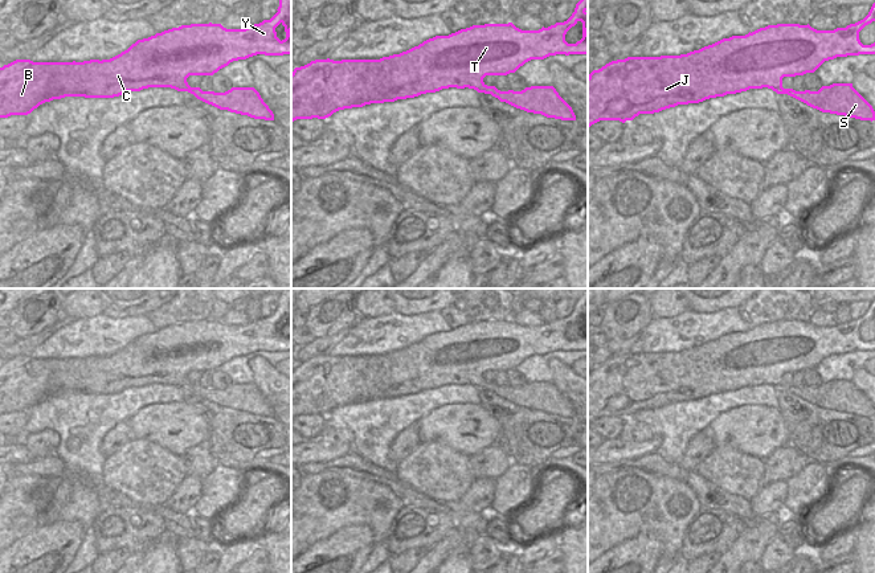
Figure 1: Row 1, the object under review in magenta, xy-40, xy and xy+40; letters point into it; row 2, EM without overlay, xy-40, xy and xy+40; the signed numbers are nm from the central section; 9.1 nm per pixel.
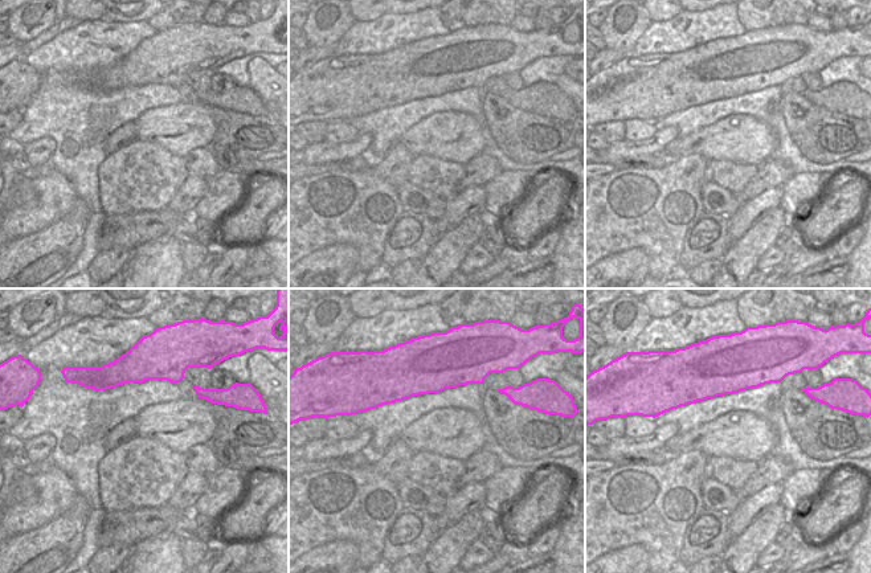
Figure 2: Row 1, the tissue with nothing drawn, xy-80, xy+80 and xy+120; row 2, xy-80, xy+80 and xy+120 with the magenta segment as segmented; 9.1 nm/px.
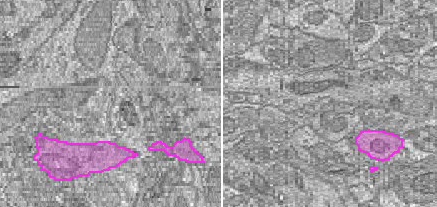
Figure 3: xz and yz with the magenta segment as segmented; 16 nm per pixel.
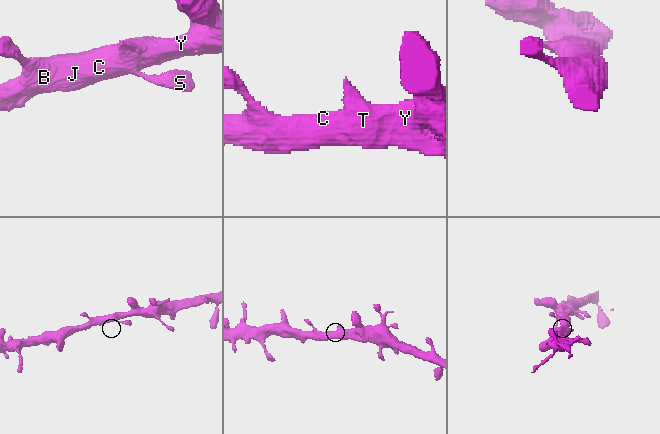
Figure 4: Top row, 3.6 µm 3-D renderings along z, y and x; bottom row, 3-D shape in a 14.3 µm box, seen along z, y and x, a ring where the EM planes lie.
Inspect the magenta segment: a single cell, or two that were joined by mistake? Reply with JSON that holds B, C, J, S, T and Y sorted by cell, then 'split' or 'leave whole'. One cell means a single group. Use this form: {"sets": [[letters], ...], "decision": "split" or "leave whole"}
{"sets": [["B", "C", "J", "S", "T", "Y"]], "decision": "leave whole"}

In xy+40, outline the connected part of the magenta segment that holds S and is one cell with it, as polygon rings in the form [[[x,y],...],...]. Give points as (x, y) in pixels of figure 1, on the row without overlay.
[[[875,299],[863,316],[834,327],[817,327],[809,320],[777,320],[760,324],[745,332],[723,335],[712,341],[687,351],[627,353],[625,356],[612,357],[601,365],[593,367],[588,373],[588,425],[600,417],[620,417],[625,419],[626,417],[633,417],[639,410],[654,410],[678,401],[699,400],[710,394],[762,384],[772,385],[777,390],[788,390],[822,409],[872,418],[875,417],[872,402],[852,384],[852,380],[833,380],[830,382],[822,382],[818,388],[796,388],[793,385],[782,384],[784,373],[814,369],[825,357],[837,353],[875,351],[875,339],[863,341],[859,336],[859,328],[872,318],[875,318]]]

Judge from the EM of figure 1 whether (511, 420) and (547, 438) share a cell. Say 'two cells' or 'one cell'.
one cell

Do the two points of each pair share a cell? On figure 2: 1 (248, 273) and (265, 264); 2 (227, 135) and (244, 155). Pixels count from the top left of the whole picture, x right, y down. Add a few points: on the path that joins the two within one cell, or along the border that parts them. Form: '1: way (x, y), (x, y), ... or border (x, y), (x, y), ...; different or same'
1: way (252, 271), (261, 265); same
2: way (232, 140), (238, 150); same

